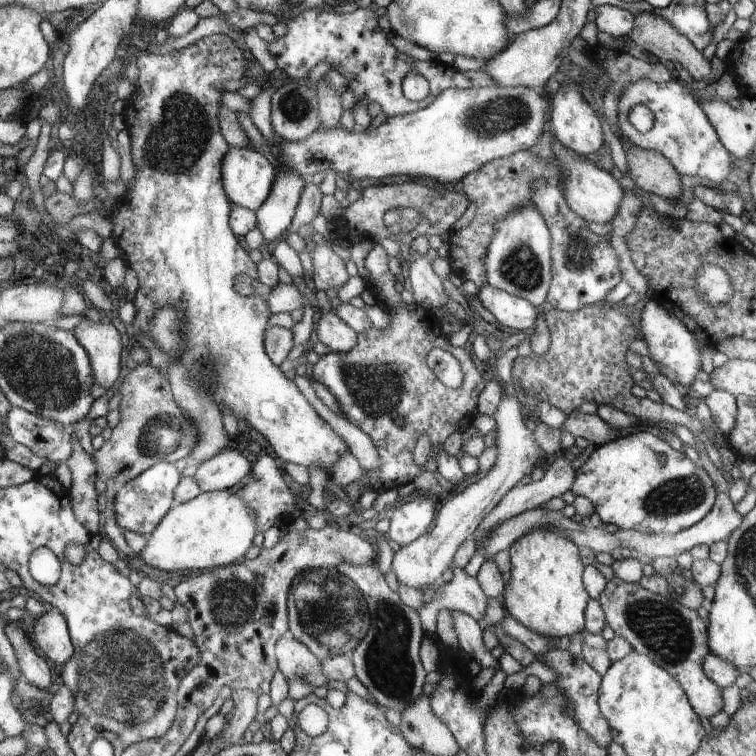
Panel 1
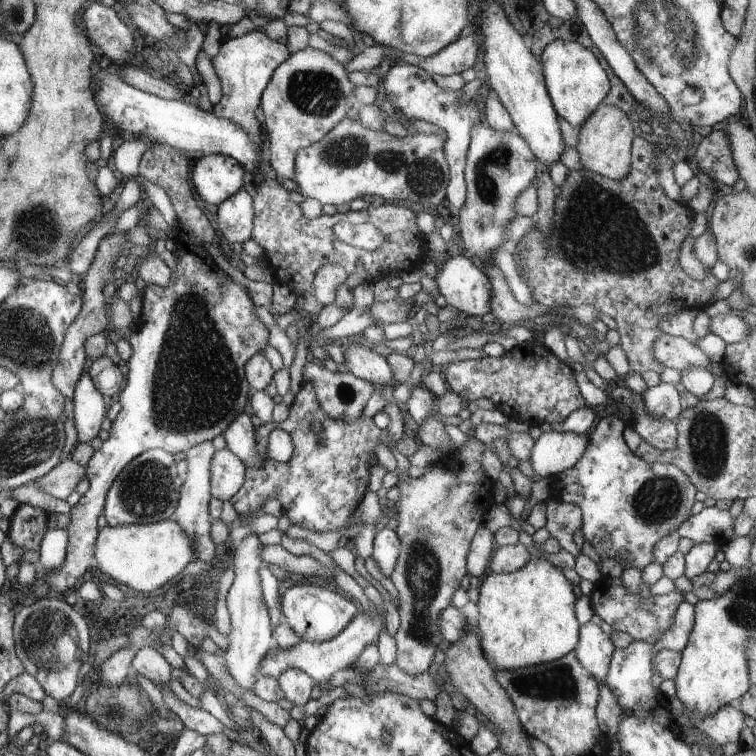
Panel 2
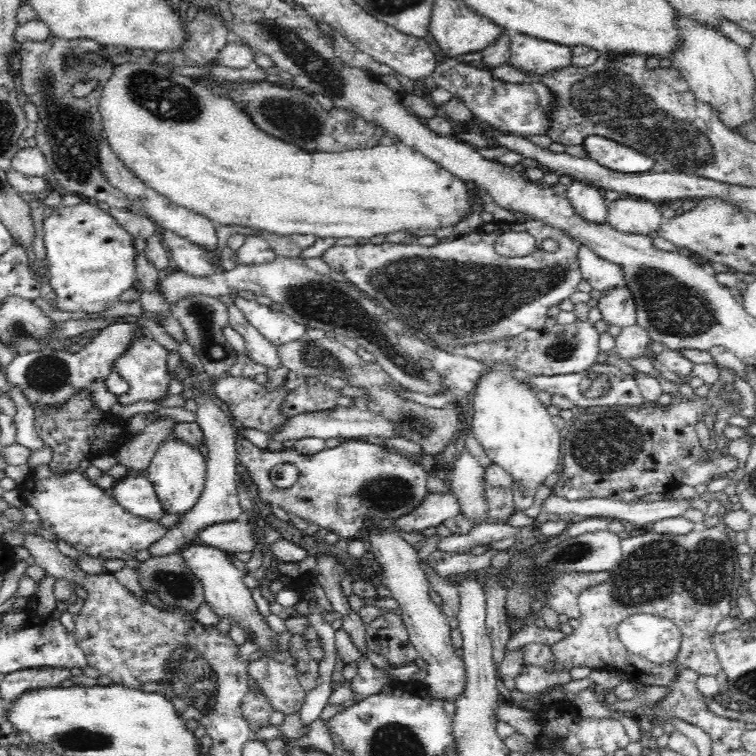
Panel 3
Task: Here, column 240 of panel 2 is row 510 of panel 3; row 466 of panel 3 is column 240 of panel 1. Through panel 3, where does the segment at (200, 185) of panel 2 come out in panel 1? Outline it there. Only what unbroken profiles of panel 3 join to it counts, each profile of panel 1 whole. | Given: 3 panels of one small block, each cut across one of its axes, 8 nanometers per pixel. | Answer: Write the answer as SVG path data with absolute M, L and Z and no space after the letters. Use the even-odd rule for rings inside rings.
M230 148L229 156L225 158L225 164L222 165L223 181L225 190L229 198L238 207L245 207L256 212L261 209L273 192L273 186L277 182L277 177L281 175L282 169L278 167L270 157L253 149L248 148Z

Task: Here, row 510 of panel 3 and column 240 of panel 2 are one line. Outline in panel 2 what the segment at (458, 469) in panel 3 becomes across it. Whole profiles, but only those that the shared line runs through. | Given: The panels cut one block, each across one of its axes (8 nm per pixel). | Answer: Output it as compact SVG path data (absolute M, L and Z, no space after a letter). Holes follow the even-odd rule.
M228 449L217 450L211 462L211 496L228 501L242 486L246 465Z

